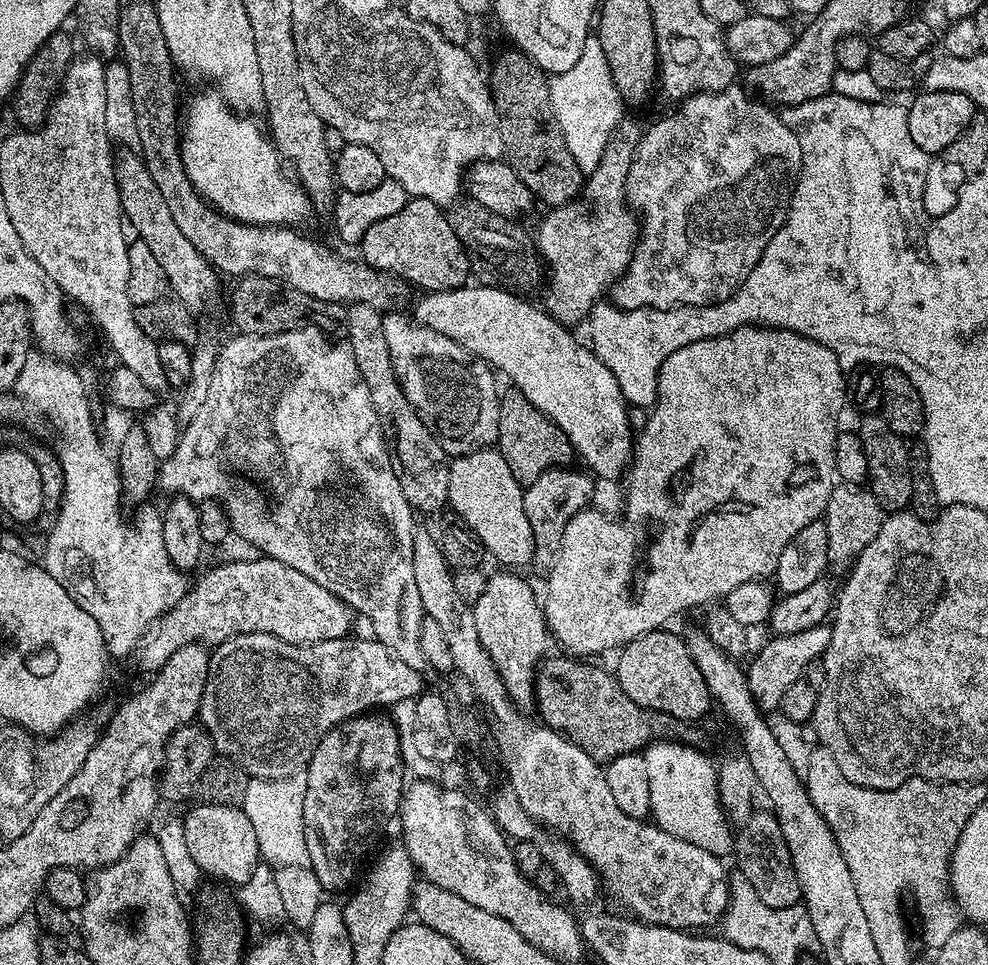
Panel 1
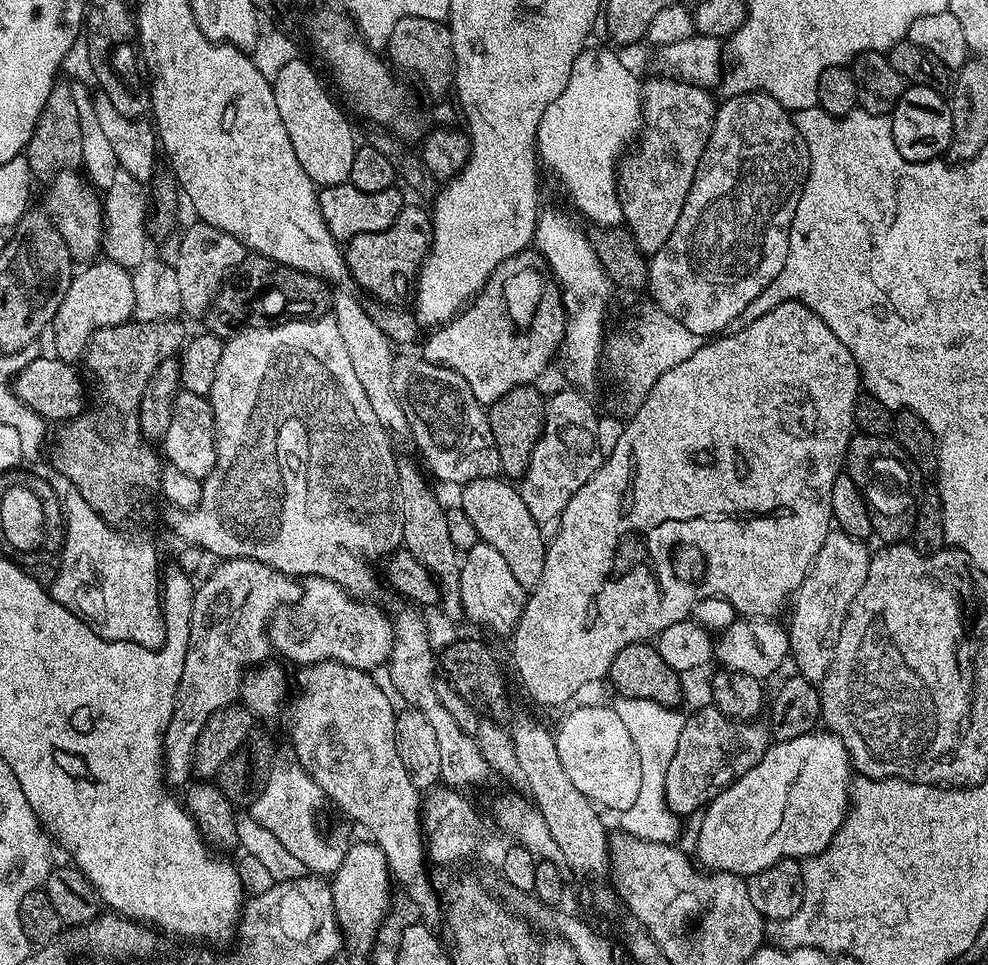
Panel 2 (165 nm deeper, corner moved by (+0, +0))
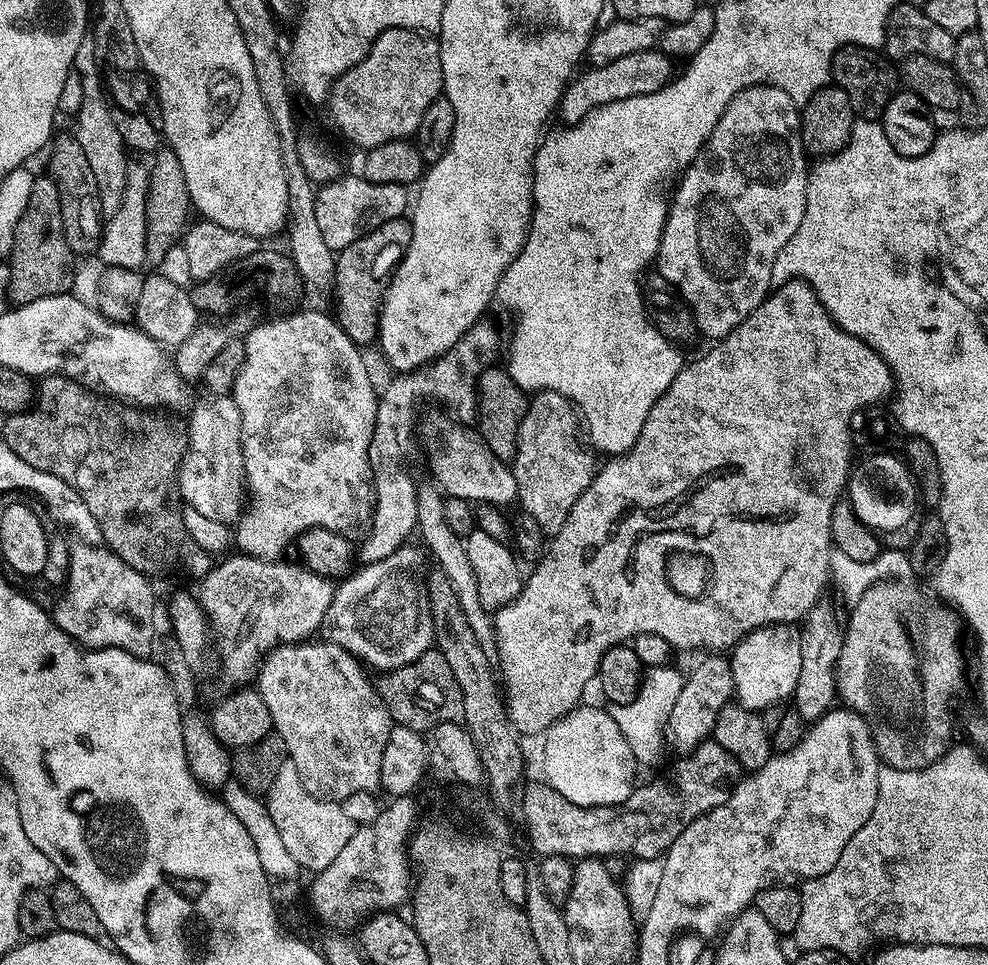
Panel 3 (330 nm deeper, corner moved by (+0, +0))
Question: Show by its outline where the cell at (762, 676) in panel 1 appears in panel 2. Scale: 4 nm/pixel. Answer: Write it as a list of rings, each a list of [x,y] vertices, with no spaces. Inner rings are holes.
[[[715,706],[707,707],[685,719],[678,734],[678,750],[674,750],[670,766],[666,766],[664,793],[668,809],[681,818],[687,818],[691,812],[699,813],[742,774],[754,770],[770,743],[769,729],[760,722],[732,720]]]

